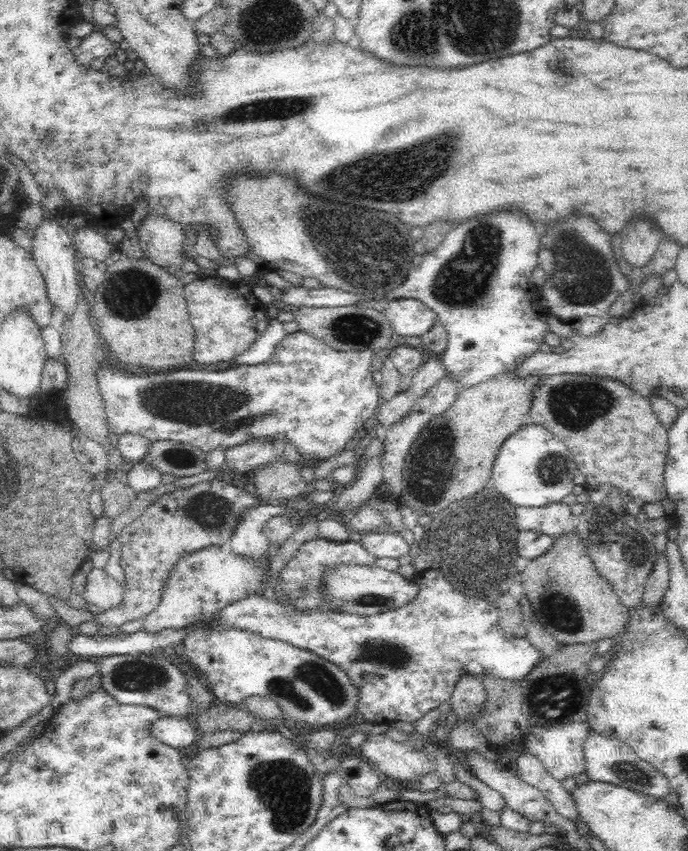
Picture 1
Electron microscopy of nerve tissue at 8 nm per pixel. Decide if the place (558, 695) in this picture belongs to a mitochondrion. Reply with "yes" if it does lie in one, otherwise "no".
yes

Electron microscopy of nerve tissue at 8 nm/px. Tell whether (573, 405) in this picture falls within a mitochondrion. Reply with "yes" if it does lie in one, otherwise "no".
yes

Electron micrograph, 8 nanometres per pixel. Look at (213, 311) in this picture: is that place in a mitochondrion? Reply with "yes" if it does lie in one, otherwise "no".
no

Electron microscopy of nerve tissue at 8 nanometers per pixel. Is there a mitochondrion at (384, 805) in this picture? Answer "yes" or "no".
no

